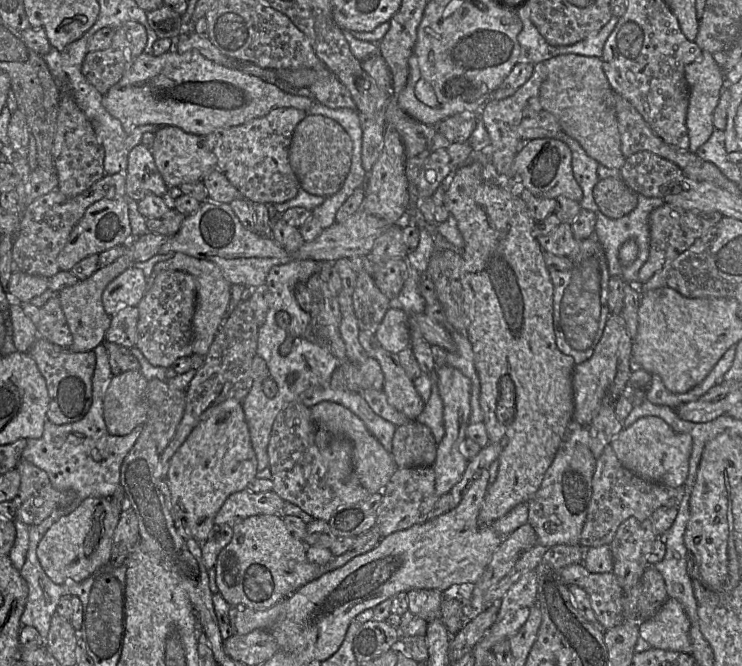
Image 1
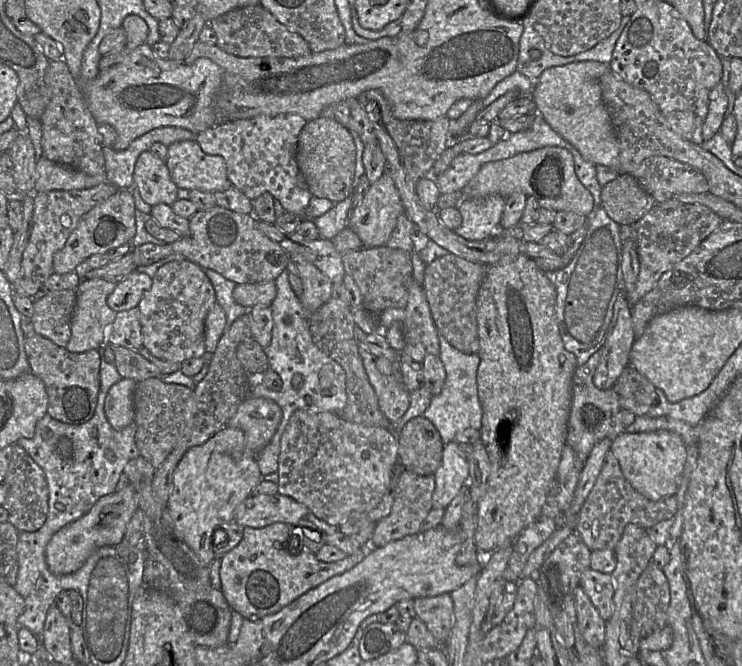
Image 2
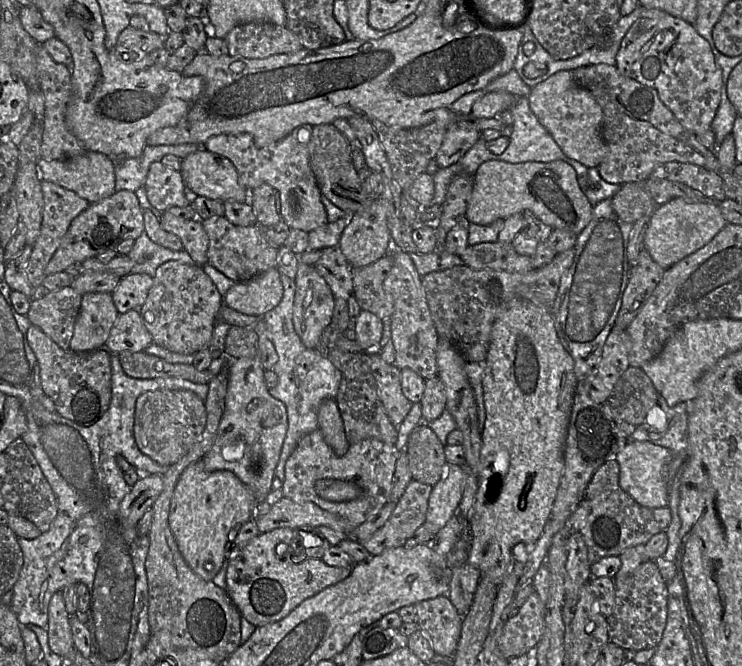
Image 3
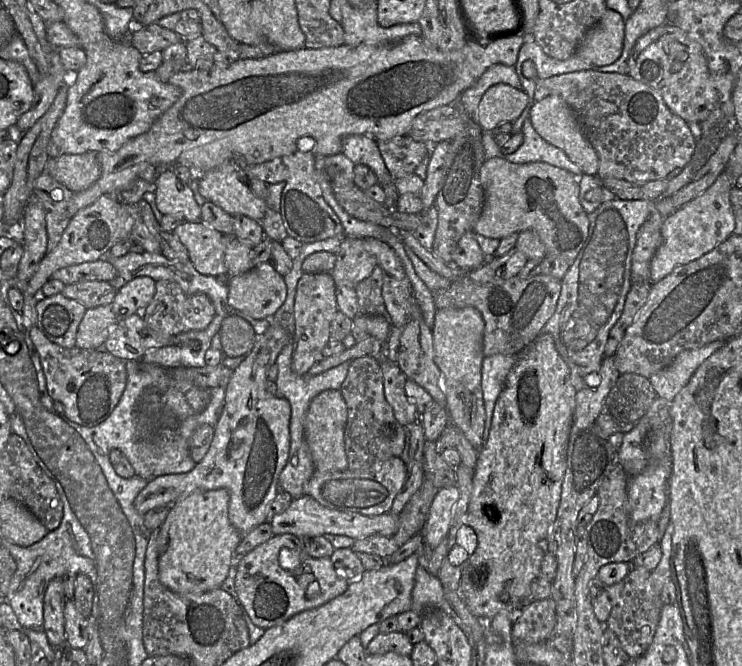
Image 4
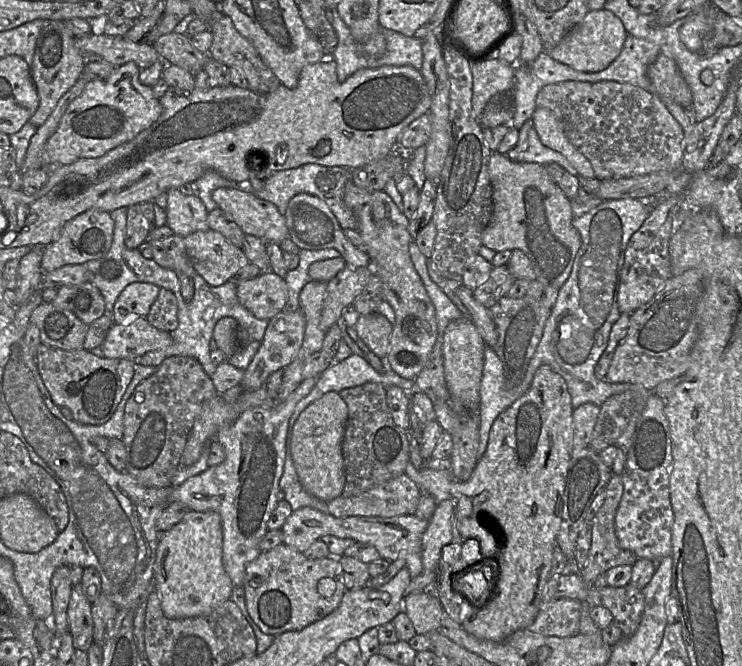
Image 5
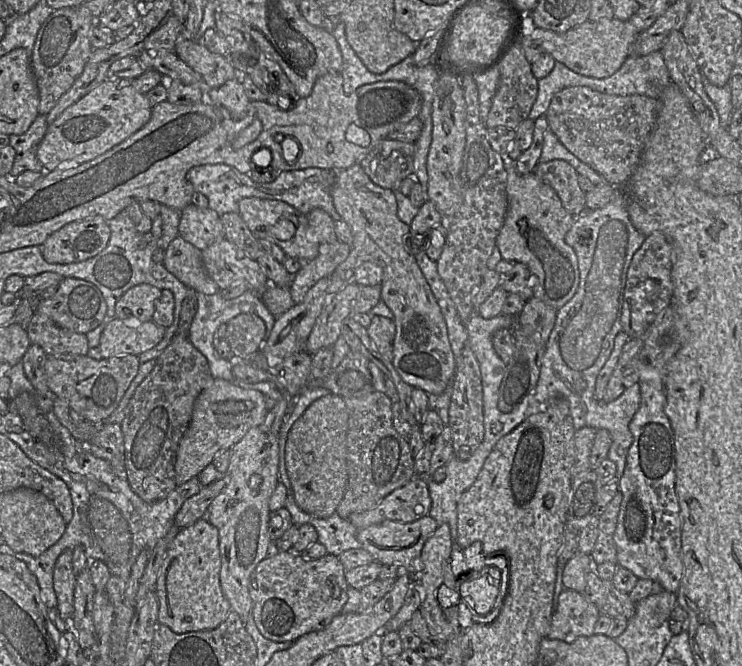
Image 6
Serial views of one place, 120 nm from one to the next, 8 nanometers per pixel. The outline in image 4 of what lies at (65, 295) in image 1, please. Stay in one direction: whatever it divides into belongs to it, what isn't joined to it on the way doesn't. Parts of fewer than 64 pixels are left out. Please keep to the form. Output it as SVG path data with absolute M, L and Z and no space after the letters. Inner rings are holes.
M111 304L87 309L78 326L75 346L84 350L103 346L118 321Z

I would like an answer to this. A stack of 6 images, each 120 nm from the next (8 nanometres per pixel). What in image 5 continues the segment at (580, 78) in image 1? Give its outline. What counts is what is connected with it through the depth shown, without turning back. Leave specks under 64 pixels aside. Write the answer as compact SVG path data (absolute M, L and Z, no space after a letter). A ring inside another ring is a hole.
M536 107L532 121L543 145L561 153L583 178L595 178L589 160L568 140L557 116L547 108Z

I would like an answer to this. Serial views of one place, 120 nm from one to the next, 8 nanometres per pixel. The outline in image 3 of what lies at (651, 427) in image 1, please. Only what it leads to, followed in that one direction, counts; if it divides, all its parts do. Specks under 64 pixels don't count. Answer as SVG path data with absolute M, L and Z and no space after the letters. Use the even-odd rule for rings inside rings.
M629 441L616 459L620 466L619 484L636 502L648 508L669 506L668 465L672 459L669 449L649 441Z

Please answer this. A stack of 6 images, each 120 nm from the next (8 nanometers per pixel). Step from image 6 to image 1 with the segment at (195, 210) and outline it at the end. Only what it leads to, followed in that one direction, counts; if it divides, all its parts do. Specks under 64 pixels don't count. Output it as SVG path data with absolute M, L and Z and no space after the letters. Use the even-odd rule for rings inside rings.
M142 143L135 146L128 155L125 173L126 196L137 202L148 194L167 198L168 190L157 169L151 149Z

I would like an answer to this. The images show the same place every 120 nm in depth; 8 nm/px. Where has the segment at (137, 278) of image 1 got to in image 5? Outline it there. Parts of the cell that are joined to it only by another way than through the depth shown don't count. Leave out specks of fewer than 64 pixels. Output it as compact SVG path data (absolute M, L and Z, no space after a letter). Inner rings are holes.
M134 282L127 285L113 305L113 321L123 323L132 318L146 317L159 290L160 287L152 283Z

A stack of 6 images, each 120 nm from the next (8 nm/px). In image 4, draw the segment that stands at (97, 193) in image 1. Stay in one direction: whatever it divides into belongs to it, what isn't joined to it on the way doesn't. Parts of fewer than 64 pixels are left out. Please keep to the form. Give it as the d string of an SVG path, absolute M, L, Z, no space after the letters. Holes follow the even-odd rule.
M44 171L34 182L32 196L40 199L45 209L48 253L58 245L74 216L69 213L69 205L74 192Z

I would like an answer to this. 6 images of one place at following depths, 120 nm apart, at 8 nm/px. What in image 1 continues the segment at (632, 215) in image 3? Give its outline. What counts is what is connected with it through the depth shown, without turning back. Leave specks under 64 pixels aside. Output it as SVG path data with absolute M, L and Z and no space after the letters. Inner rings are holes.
M622 178L599 180L593 195L600 212L610 219L619 219L629 214L638 204L638 194Z

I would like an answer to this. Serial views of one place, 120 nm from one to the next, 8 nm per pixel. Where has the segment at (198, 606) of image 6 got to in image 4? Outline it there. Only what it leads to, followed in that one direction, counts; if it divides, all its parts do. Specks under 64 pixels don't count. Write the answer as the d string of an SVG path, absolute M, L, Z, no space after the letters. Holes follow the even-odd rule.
M219 488L194 491L170 506L167 518L157 532L159 580L162 585L180 594L221 587L243 537L229 520L229 501L229 492Z

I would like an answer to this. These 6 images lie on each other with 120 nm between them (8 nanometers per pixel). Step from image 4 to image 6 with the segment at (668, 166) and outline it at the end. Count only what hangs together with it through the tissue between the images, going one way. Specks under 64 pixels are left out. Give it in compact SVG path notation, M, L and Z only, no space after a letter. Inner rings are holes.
M573 86L553 96L545 118L549 129L570 153L602 175L608 183L619 185L625 183L637 167L647 139L655 127L658 107L657 99L645 95L609 95L584 86Z

